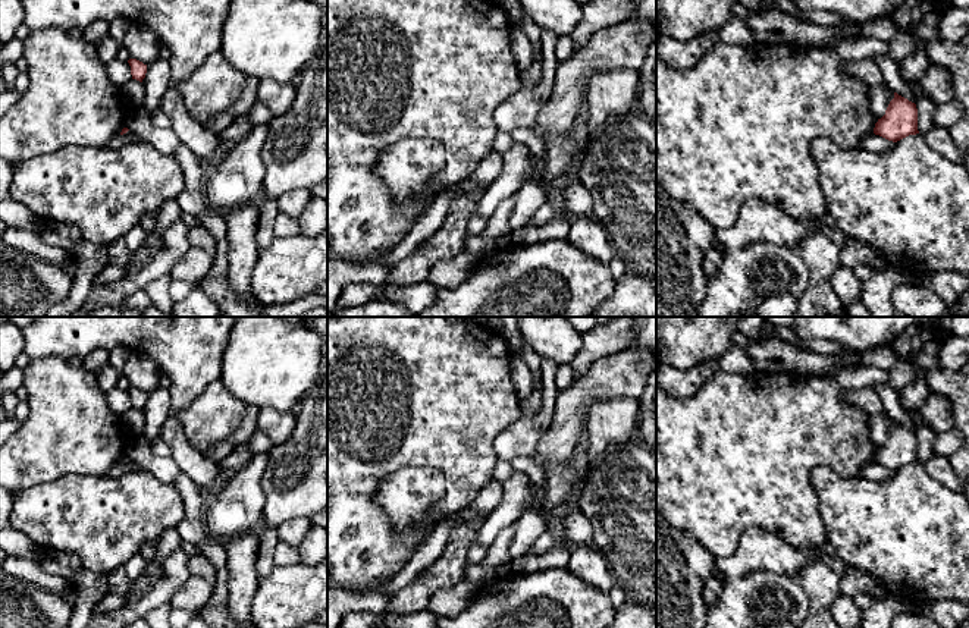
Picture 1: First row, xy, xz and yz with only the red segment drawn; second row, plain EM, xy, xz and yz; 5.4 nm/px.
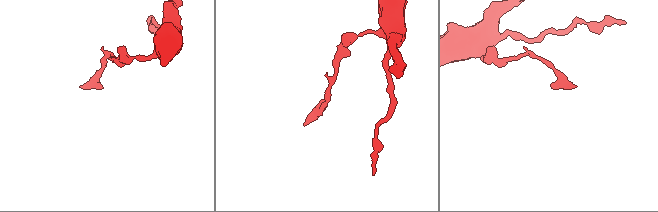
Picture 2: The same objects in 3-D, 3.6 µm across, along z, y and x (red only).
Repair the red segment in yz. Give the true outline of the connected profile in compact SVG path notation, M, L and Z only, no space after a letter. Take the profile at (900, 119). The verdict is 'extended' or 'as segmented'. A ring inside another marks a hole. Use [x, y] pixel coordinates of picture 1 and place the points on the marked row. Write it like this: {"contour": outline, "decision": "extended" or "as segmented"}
{"contour": "M894 92L885 114L875 123L874 134L893 142L919 134L916 104Z", "decision": "as segmented"}

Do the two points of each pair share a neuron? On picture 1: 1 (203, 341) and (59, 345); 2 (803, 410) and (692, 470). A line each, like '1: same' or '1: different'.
1: same
2: same

